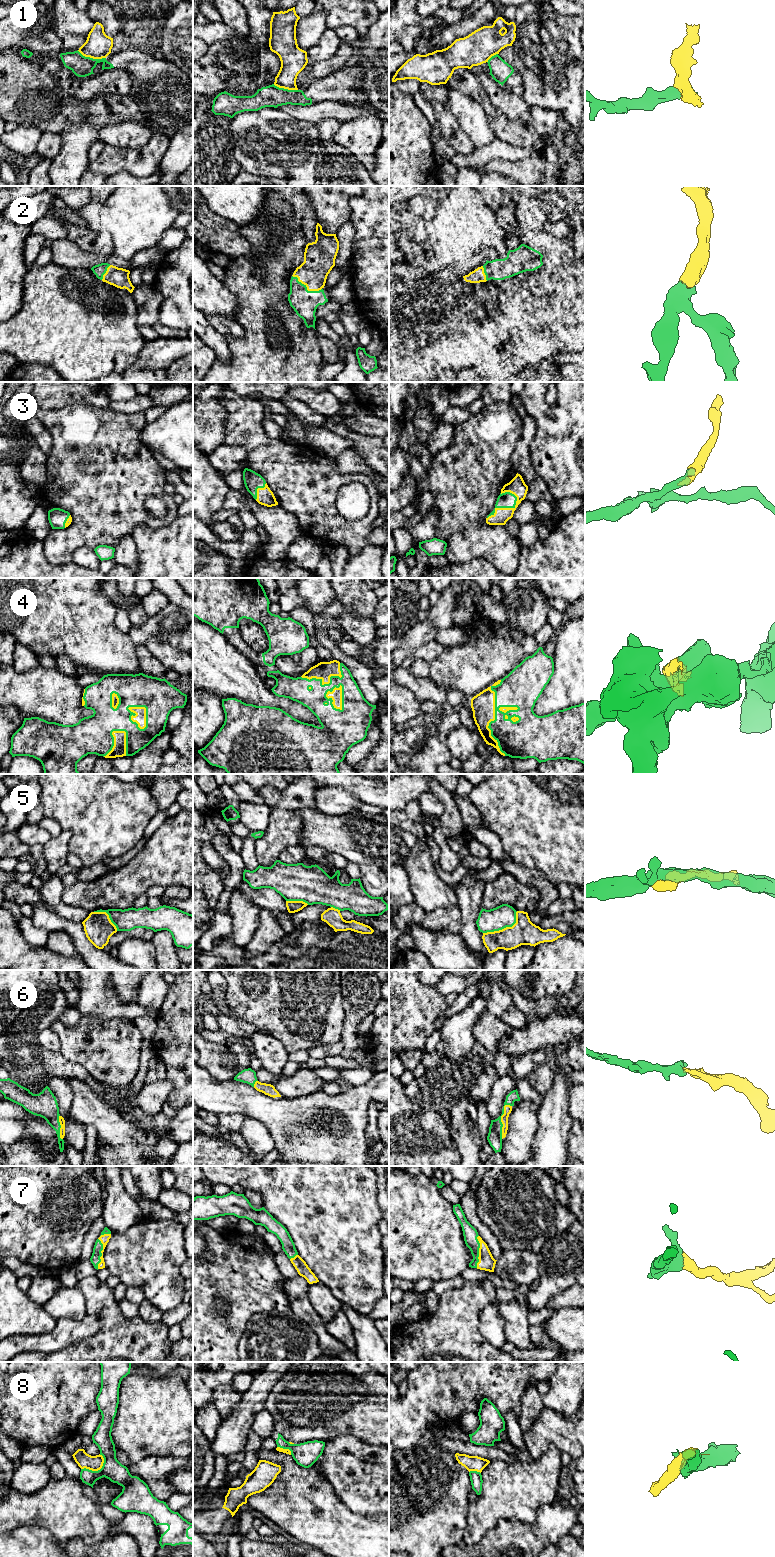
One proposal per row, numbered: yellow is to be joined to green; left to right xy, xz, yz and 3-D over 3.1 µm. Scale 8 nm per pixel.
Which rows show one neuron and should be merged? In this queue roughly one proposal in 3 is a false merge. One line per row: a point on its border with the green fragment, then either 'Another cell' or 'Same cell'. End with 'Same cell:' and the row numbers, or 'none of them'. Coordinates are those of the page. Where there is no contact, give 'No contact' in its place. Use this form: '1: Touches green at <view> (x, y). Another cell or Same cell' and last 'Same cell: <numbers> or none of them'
1: Touches green at xy (91, 58). Another cell
2: Touches green at xz (306, 288). Same cell
3: Touches green at yz (504, 507). Same cell
4: Touches green at yz (495, 717). Same cell
5: Touches green at yz (504, 927). Another cell
6: Touches green at yz (500, 1120). Same cell
7: Touches green at yz (478, 1251). Same cell
8: Touches green at xy (96, 1471). Another cell
Same cell: 2, 3, 4, 6, 7

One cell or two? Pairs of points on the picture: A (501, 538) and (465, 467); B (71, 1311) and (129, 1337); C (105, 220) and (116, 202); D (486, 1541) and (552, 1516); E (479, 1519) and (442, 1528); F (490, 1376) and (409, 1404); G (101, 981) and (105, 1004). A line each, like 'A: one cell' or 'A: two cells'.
A: one cell
B: two cells
C: one cell
D: one cell
E: two cells
F: one cell
G: one cell

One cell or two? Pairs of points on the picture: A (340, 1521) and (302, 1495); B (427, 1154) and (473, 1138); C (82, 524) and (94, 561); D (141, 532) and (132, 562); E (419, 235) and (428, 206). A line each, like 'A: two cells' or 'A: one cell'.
A: one cell
B: two cells
C: two cells
D: two cells
E: one cell

